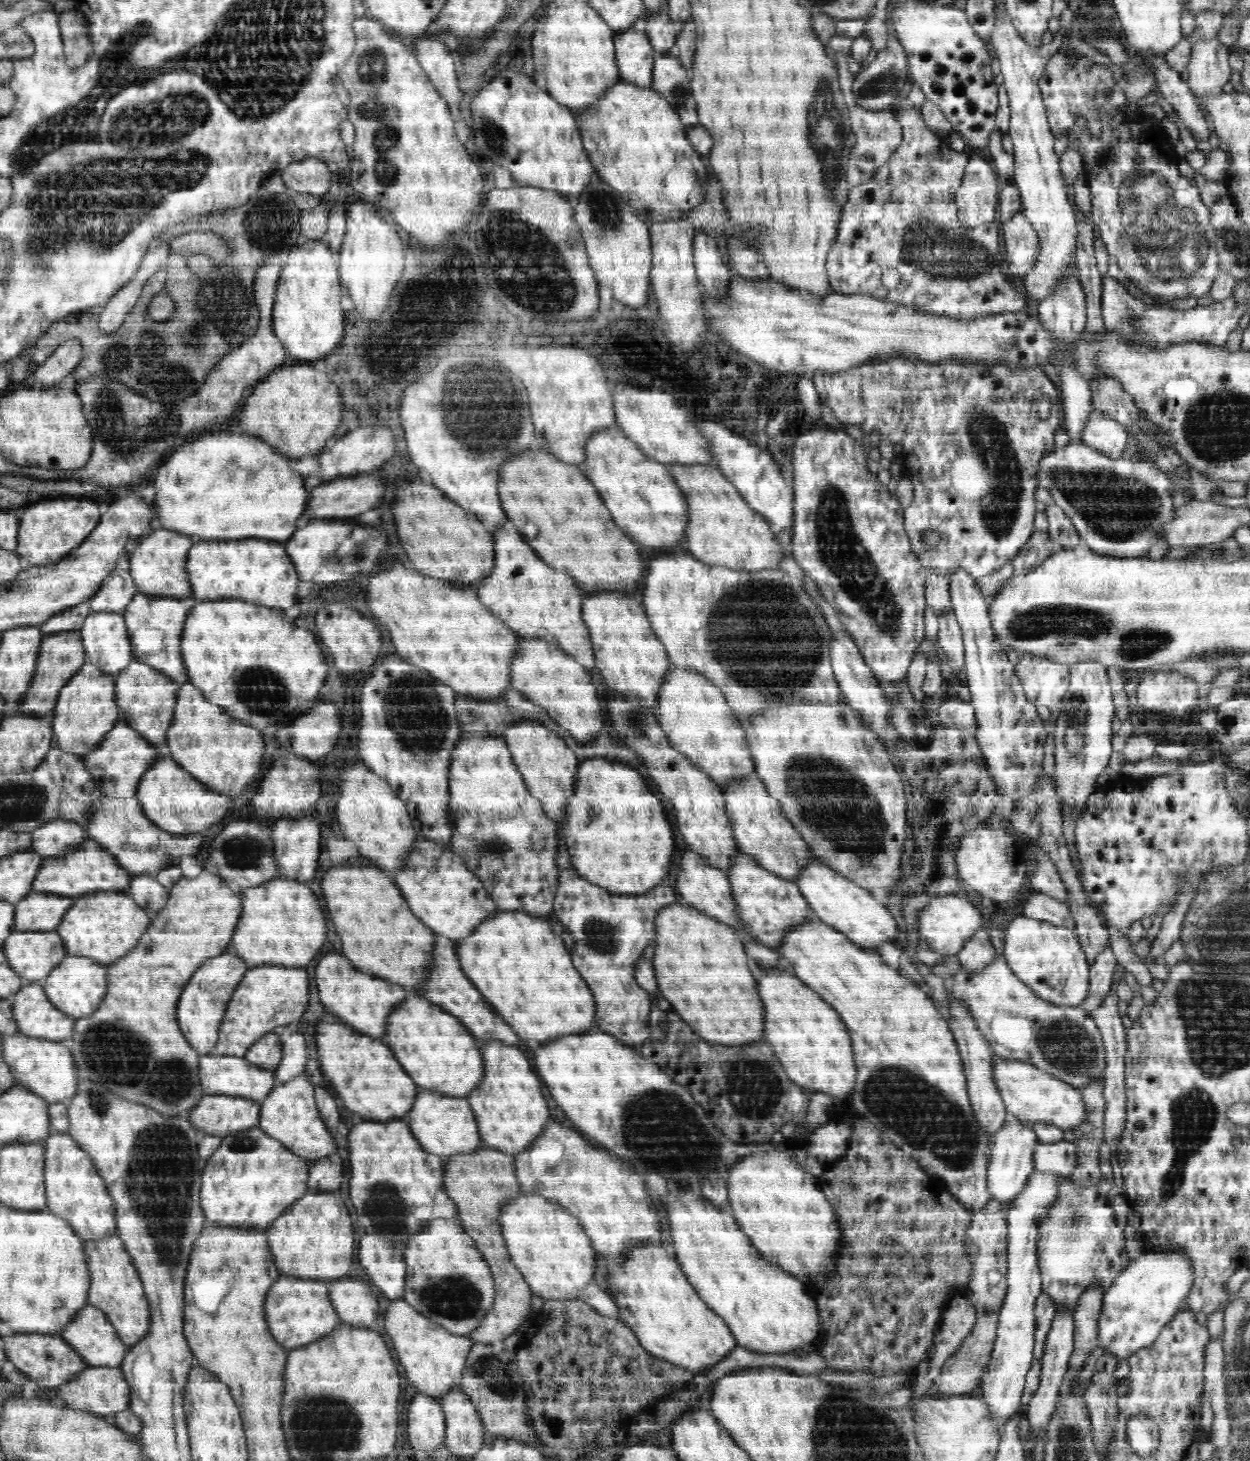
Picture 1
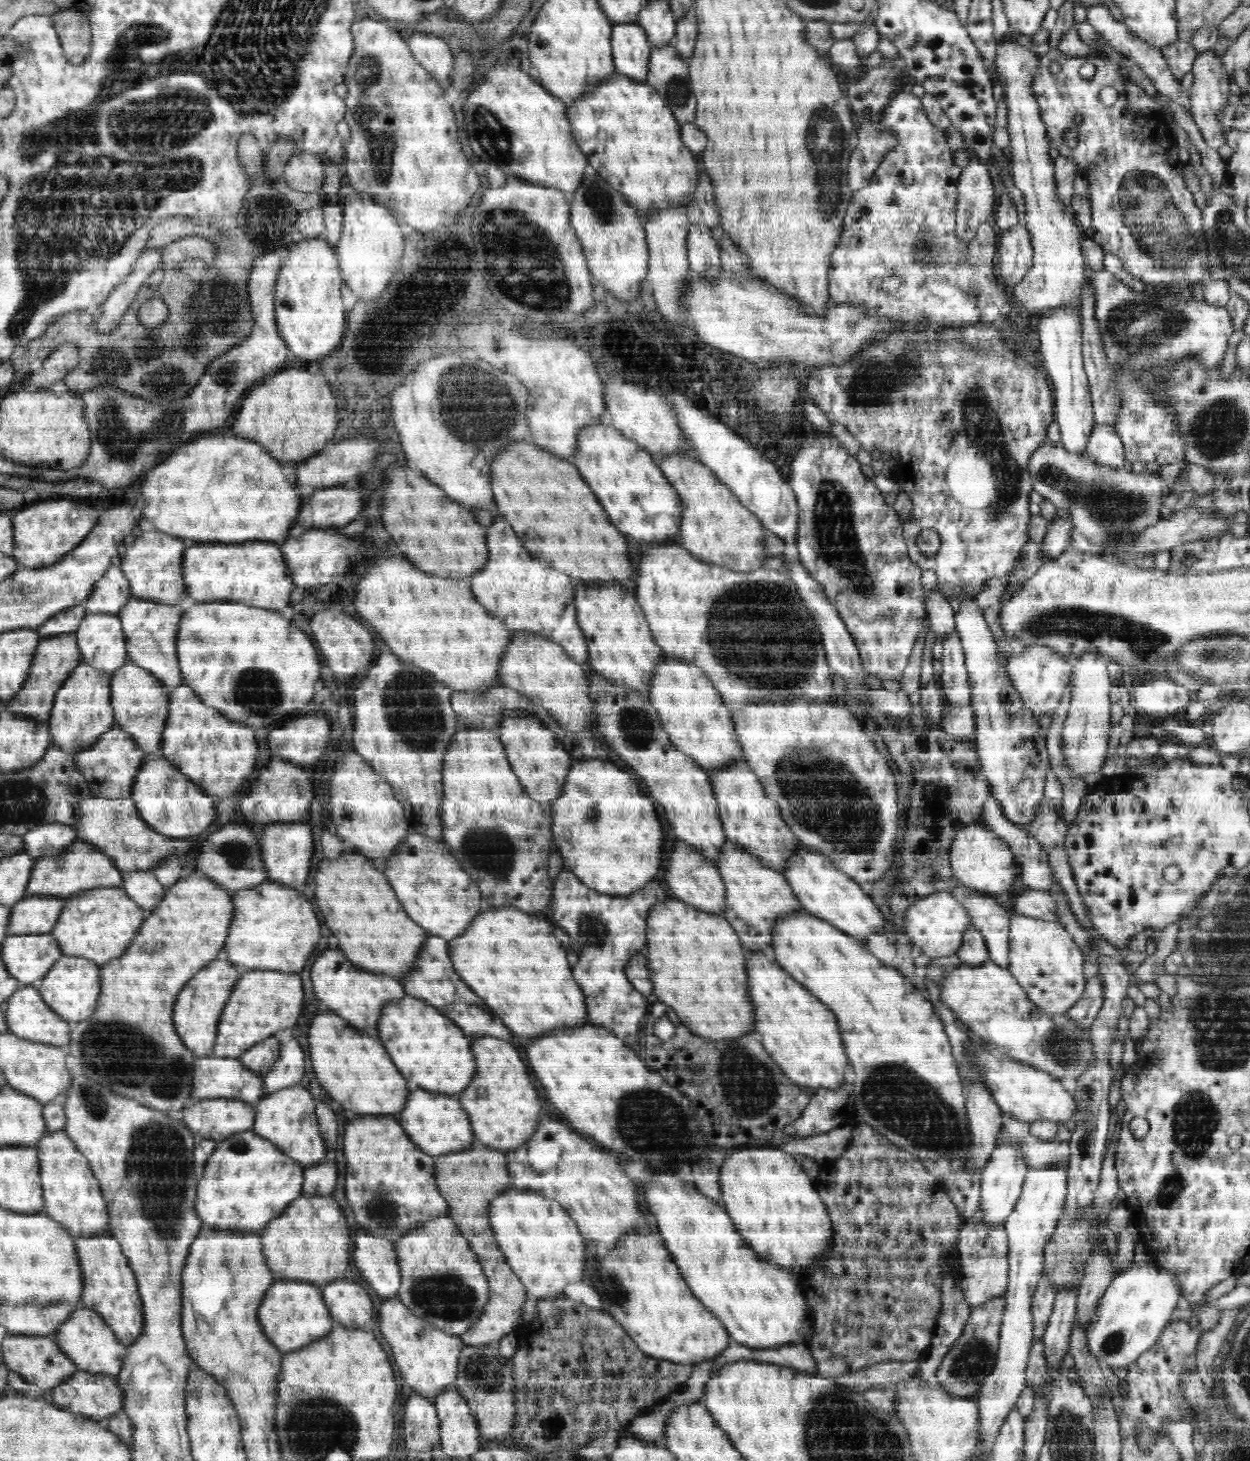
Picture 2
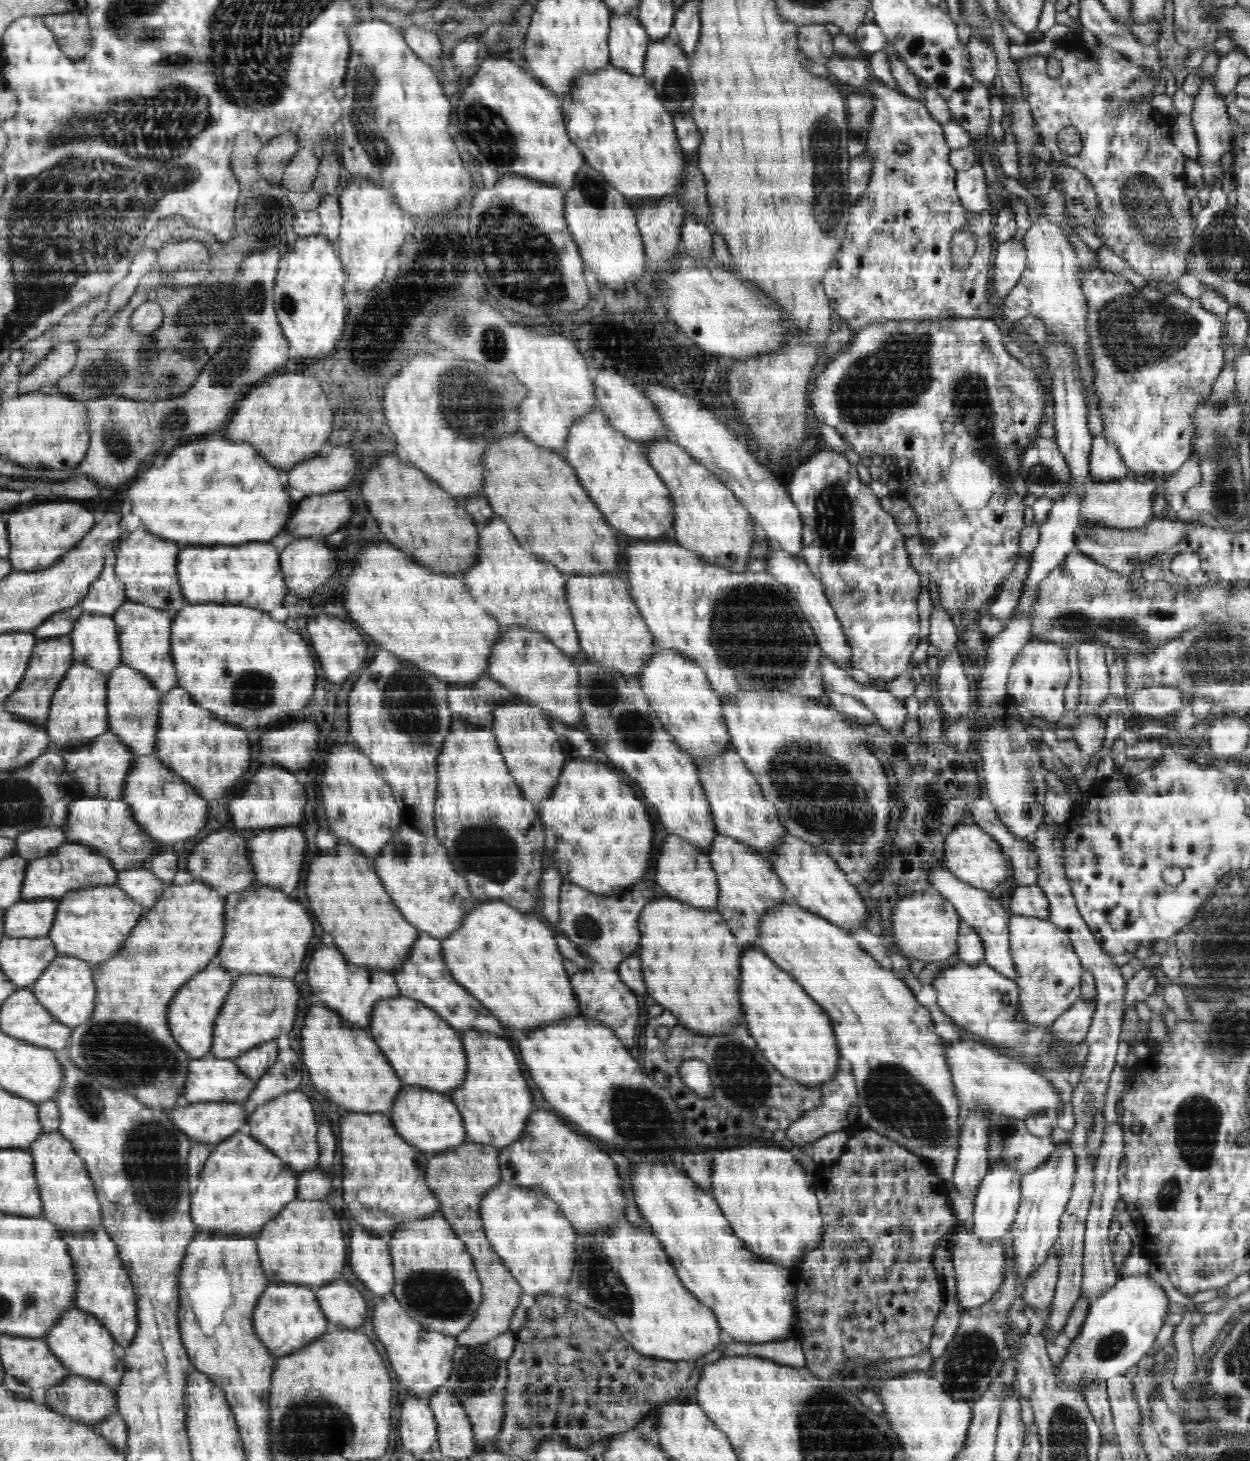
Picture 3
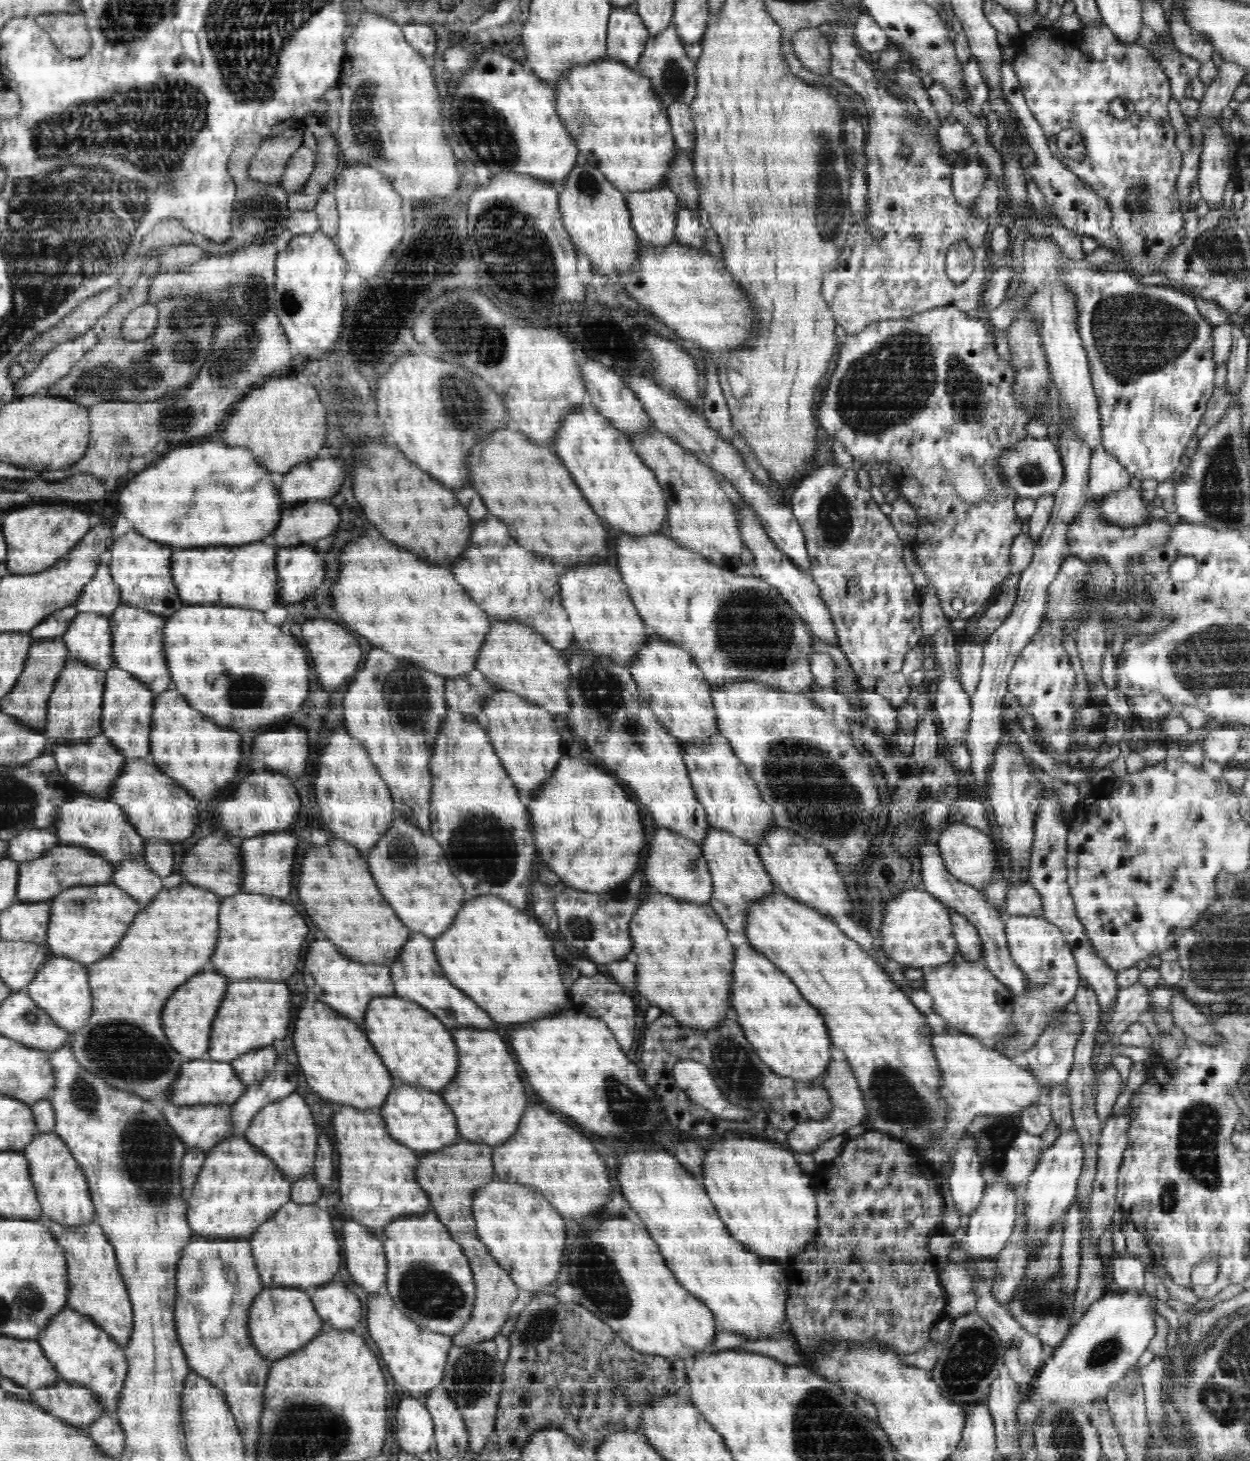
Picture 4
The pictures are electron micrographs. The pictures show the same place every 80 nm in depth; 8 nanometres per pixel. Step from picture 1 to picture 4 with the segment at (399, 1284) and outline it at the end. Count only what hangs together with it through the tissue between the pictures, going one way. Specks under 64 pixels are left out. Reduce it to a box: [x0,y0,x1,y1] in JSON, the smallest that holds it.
[342,1221,387,1294]

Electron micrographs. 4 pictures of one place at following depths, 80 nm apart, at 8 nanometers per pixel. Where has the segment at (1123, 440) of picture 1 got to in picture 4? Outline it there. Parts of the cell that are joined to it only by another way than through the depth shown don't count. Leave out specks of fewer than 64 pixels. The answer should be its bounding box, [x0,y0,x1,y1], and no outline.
[1089,443,1131,502]

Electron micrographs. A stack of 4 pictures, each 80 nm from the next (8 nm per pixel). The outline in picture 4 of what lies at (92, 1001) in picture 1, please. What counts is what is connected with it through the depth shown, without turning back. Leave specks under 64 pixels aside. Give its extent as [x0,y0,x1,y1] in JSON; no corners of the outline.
[26,956,93,1034]

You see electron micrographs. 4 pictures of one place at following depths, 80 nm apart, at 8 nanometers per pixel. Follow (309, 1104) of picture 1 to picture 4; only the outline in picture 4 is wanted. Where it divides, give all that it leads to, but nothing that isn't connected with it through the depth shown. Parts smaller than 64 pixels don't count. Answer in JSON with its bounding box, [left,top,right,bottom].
[245,1094,320,1182]

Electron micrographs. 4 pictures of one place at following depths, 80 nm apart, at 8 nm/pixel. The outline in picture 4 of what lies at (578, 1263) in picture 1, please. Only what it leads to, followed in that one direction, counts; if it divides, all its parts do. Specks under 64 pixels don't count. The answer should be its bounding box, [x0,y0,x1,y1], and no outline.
[473,1178,566,1291]

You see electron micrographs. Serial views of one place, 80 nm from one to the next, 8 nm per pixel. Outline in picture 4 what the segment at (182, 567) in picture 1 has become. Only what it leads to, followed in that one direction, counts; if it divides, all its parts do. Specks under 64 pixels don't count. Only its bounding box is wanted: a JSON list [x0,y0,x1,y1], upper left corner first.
[108,529,182,617]

